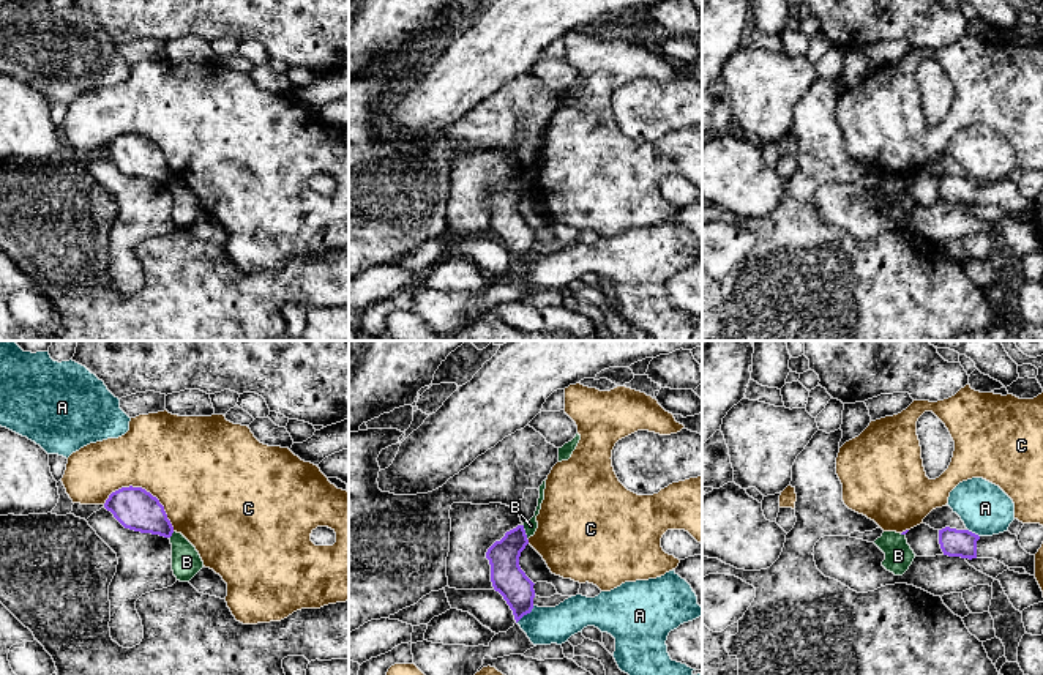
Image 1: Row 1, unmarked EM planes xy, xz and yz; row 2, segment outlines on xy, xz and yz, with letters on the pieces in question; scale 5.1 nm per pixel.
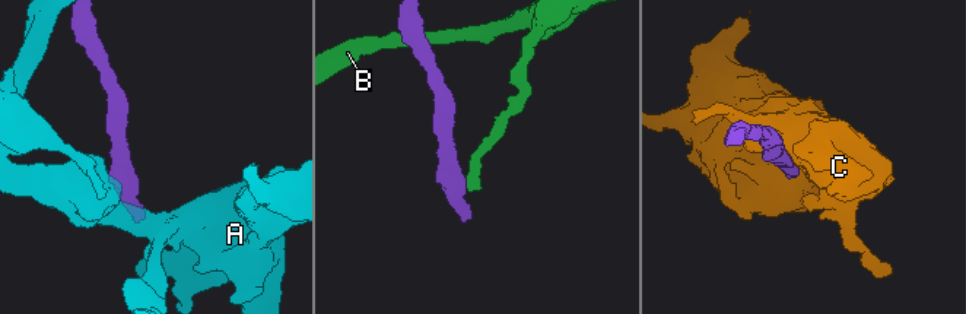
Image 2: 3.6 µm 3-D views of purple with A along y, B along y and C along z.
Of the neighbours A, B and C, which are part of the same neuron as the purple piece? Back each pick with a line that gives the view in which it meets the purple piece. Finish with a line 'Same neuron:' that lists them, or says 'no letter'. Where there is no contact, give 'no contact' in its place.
Same neuron: no letter

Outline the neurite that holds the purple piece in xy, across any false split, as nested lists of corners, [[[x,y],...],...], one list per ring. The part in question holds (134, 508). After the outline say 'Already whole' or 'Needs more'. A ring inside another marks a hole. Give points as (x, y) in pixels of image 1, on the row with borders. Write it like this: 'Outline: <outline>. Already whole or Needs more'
Outline: [[[121,487],[109,495],[104,508],[125,527],[140,533],[170,538],[174,527],[164,506],[142,487]]]. Already whole

